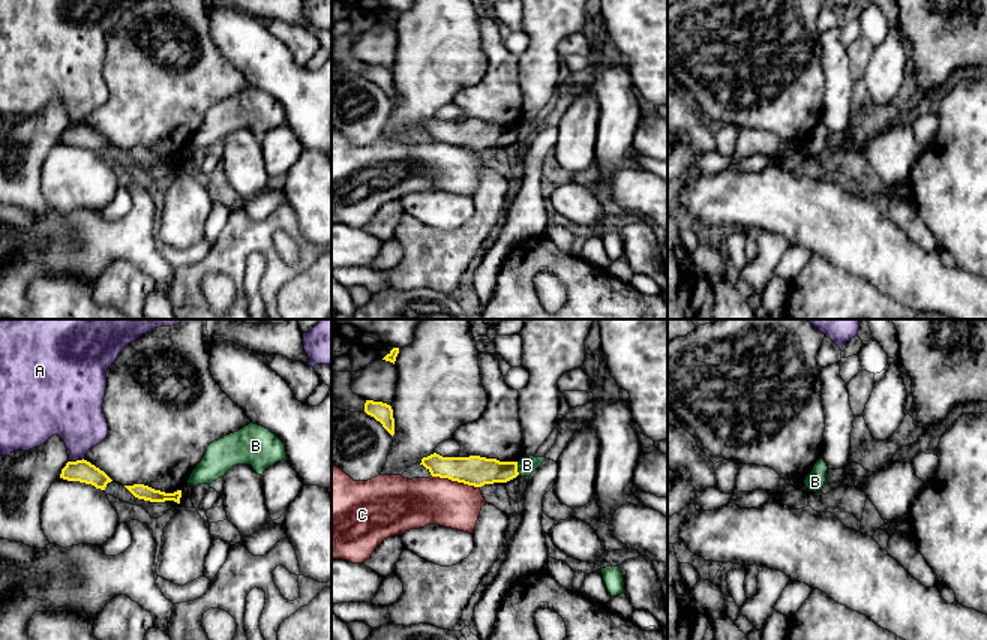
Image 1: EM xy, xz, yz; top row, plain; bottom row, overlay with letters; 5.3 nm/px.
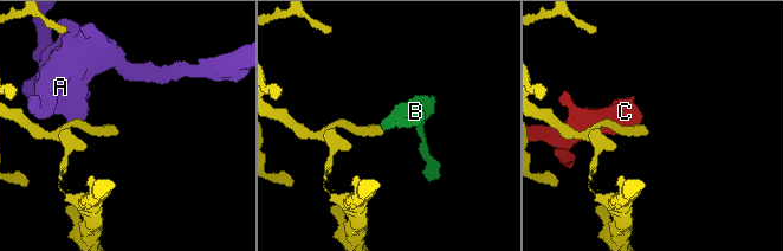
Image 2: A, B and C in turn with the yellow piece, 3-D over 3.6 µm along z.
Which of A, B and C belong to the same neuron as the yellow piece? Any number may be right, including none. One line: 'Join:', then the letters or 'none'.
Join: none

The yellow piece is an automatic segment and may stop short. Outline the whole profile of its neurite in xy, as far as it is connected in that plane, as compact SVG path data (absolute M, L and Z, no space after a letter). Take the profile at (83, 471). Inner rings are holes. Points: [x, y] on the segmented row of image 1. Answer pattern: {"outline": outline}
{"outline": "M84 459L68 462L62 469L60 478L92 484L100 490L105 490L106 484L112 481L104 471Z"}

